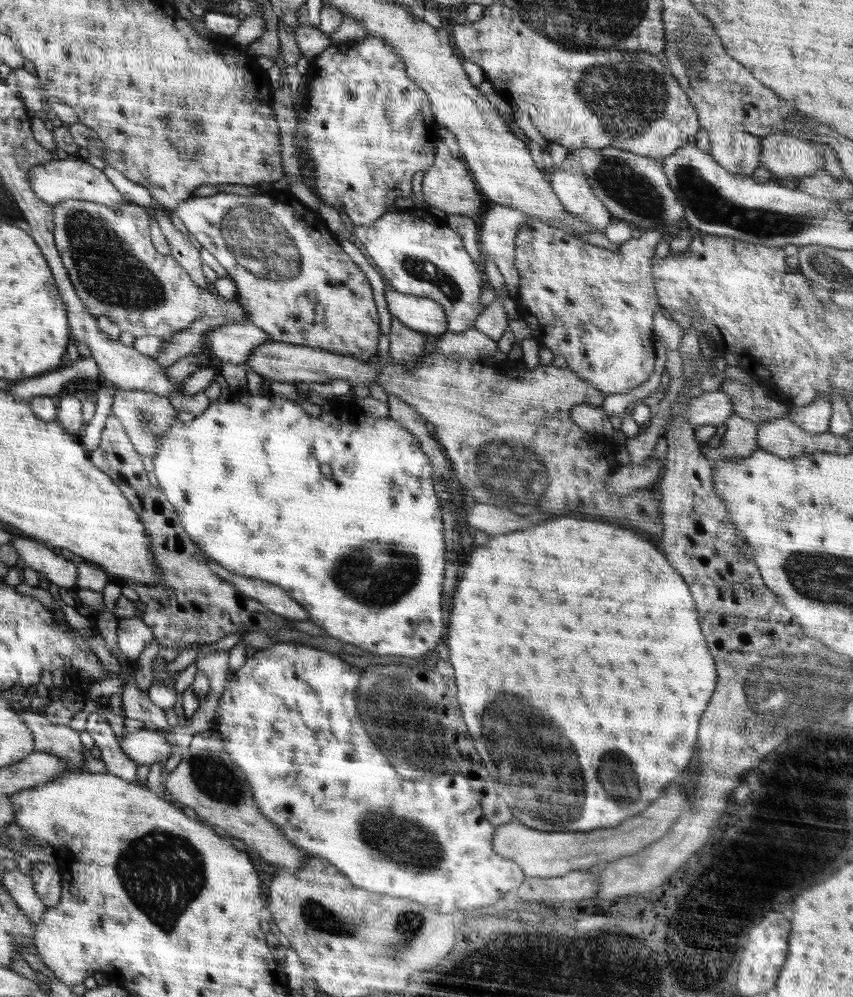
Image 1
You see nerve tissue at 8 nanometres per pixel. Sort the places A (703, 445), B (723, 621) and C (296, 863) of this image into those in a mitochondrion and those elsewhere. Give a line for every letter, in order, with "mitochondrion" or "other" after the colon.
A: other
B: other
C: other

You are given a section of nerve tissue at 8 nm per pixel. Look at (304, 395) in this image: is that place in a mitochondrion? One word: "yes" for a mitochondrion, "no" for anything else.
no

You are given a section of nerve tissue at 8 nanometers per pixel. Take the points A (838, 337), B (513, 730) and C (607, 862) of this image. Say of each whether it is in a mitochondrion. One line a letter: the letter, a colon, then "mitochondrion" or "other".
A: other
B: mitochondrion
C: other

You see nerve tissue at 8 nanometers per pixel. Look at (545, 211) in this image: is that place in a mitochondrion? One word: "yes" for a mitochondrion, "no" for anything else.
no

